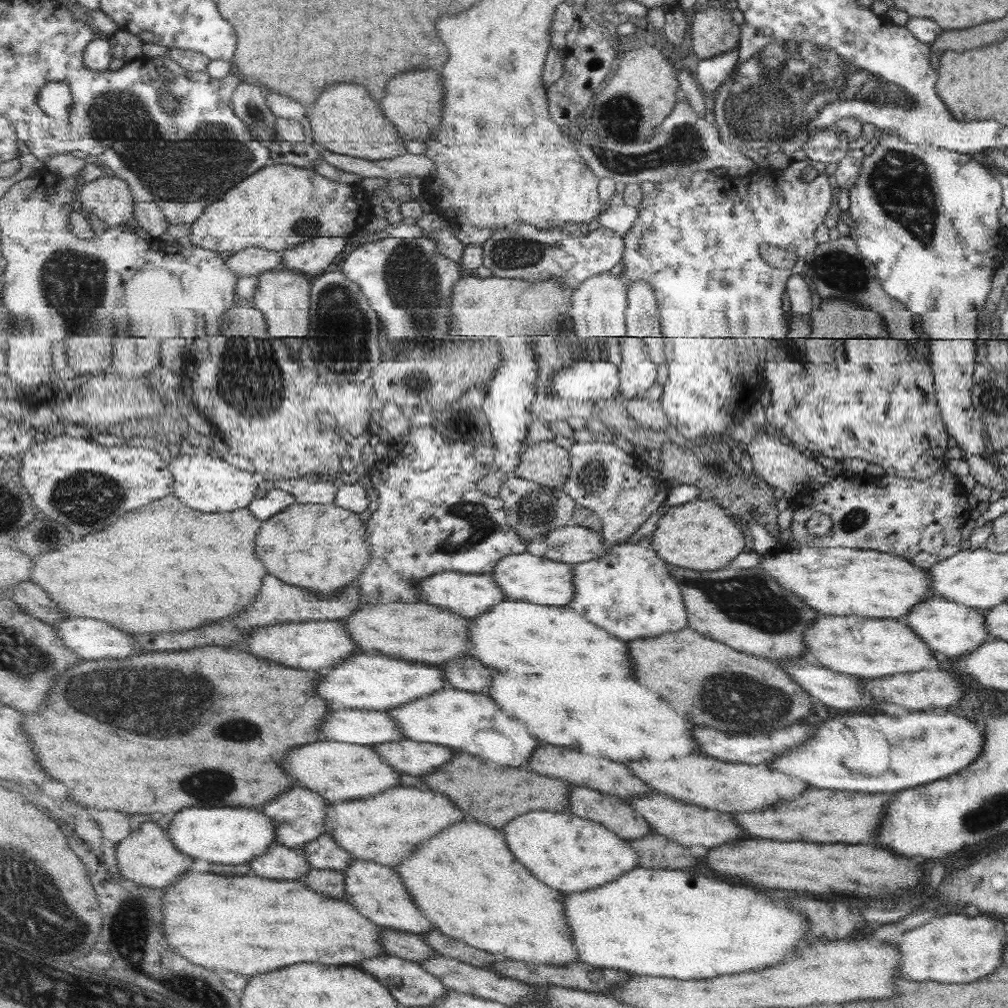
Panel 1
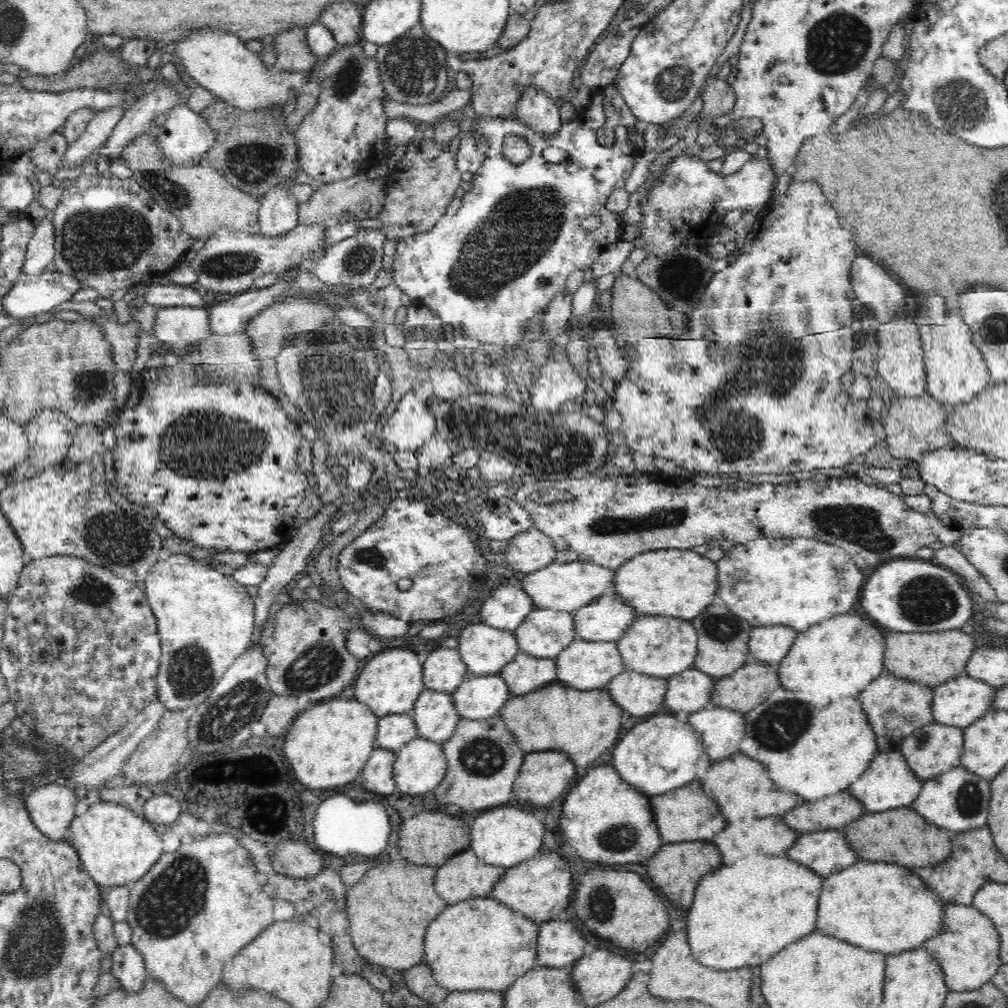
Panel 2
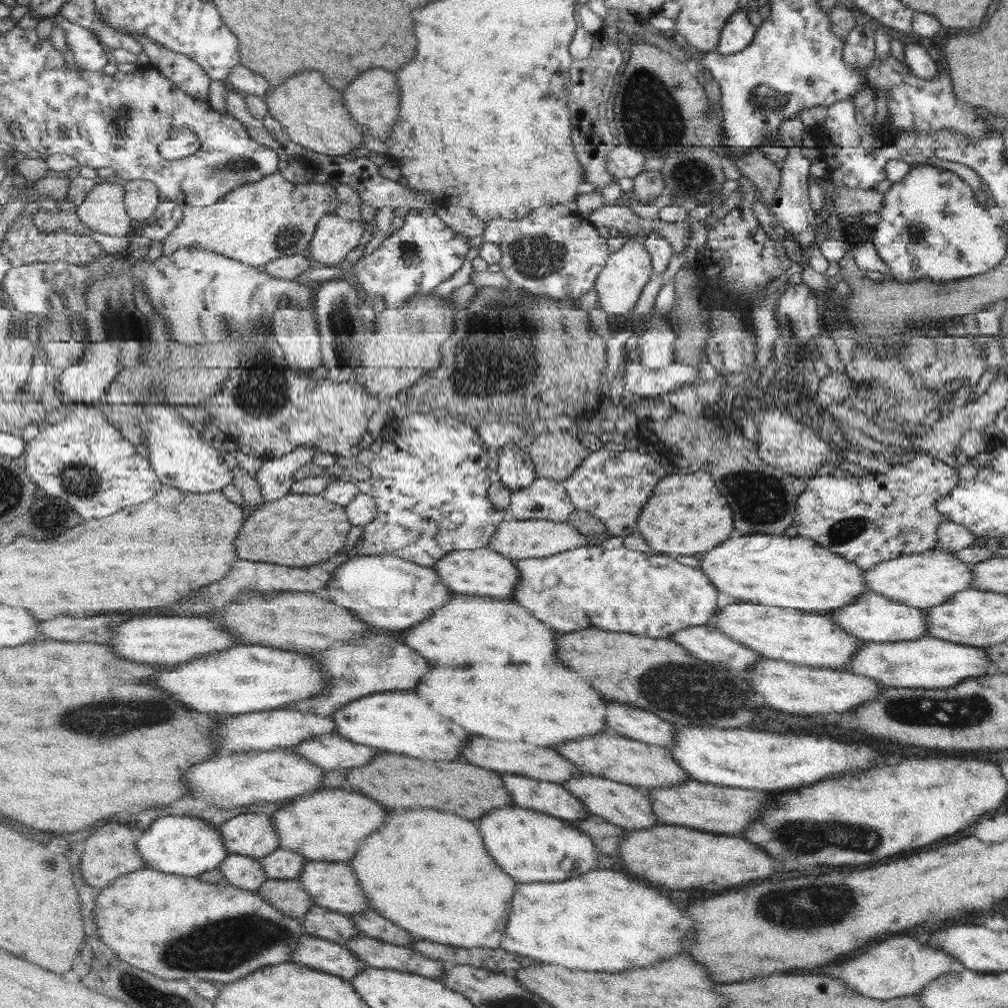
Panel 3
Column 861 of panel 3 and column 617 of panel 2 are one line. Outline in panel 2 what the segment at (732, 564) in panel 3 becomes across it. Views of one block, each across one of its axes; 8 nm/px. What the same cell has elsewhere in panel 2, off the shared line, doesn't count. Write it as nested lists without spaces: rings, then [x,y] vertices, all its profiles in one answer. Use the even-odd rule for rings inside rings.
[[[662,549],[640,553],[615,571],[613,590],[638,616],[667,616],[691,621],[717,601],[717,563],[694,550]]]

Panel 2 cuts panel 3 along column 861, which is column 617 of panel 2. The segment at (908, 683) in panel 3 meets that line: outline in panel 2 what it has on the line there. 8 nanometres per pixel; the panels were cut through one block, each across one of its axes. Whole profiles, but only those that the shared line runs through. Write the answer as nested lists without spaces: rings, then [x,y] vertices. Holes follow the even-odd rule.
[[[574,640],[568,648],[562,650],[555,659],[557,668],[557,681],[566,687],[579,691],[593,691],[606,688],[607,684],[626,670],[622,655],[618,651],[617,641],[592,642],[587,640]]]

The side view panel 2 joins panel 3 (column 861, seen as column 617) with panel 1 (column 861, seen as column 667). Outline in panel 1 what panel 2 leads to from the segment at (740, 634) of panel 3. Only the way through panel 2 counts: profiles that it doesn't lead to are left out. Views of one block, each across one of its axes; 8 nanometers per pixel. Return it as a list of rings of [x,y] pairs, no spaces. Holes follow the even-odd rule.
[[[858,615],[818,616],[814,624],[808,626],[804,632],[804,646],[806,646],[805,655],[816,658],[824,668],[862,679],[877,679],[900,673],[924,671],[937,666],[936,654],[928,648],[928,644],[924,644],[924,640],[920,640],[920,636],[916,636],[916,632],[912,632],[912,628],[908,628],[900,619],[877,619]]]

